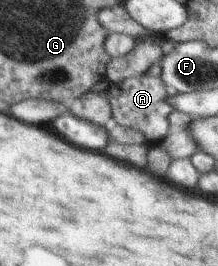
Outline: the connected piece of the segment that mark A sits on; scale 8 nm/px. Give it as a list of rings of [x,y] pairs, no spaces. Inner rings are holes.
[[[148,73],[124,79],[119,83],[111,83],[107,89],[112,117],[121,126],[141,130],[146,135],[149,146],[161,143],[173,129],[167,119],[167,115],[175,110],[170,106],[172,93],[161,77],[151,76]]]

